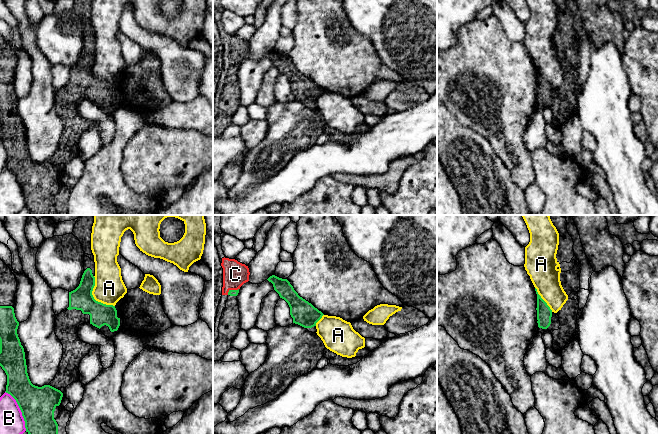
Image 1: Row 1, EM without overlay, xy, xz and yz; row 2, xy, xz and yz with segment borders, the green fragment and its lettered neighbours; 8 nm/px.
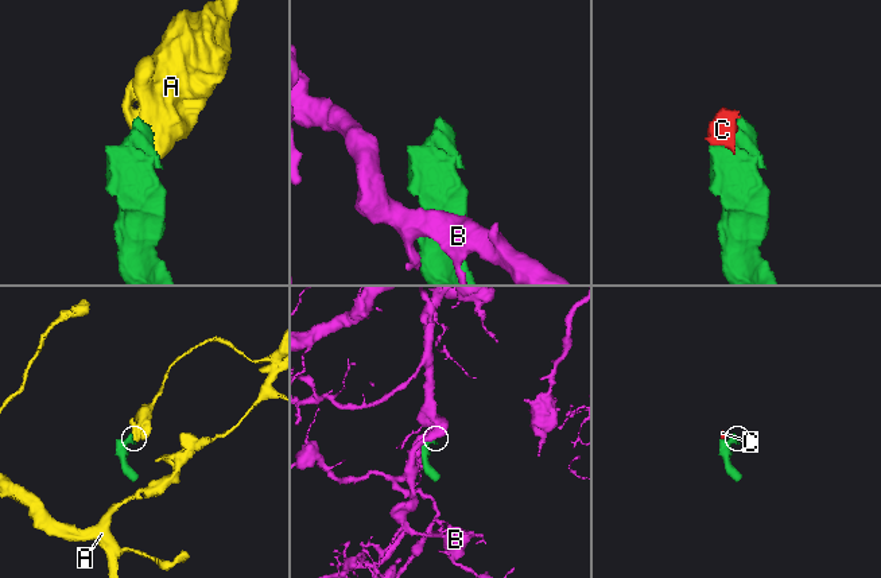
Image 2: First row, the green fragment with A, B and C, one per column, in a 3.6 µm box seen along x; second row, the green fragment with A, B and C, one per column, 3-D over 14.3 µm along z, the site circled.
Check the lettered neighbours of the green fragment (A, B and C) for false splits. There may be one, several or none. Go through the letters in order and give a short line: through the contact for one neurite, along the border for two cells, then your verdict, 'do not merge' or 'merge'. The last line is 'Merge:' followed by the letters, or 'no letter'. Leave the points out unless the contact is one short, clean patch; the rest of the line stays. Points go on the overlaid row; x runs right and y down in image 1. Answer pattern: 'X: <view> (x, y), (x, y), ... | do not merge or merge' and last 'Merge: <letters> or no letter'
A: do not merge
B: do not merge
C: merge
Merge: C

